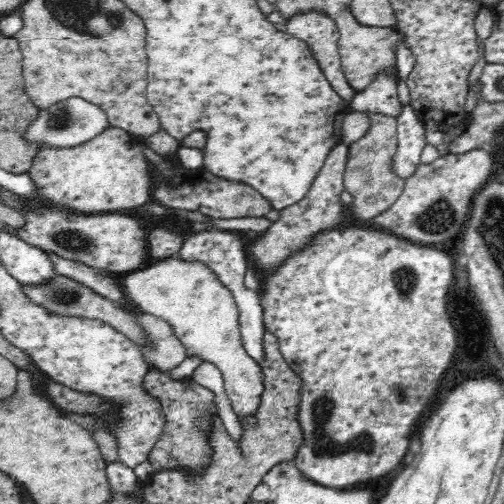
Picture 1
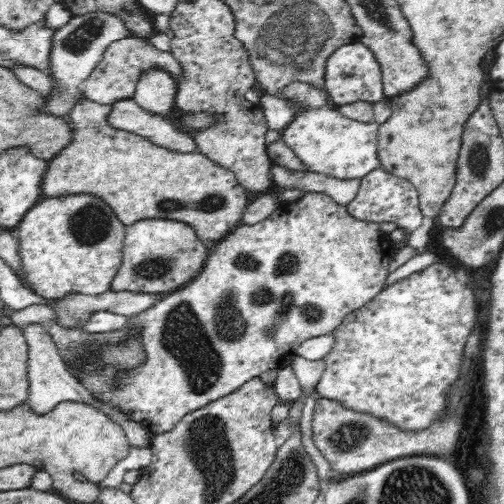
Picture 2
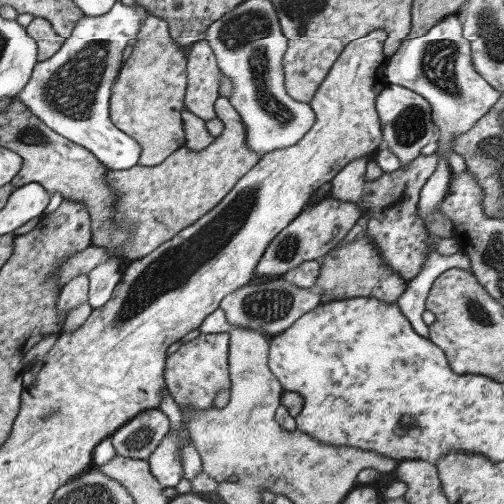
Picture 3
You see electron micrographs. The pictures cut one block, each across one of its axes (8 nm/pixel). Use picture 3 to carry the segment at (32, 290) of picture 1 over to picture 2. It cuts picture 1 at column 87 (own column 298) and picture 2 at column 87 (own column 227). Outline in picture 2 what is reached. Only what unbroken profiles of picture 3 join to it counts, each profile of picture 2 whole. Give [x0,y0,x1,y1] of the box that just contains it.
[46,292,166,328]

